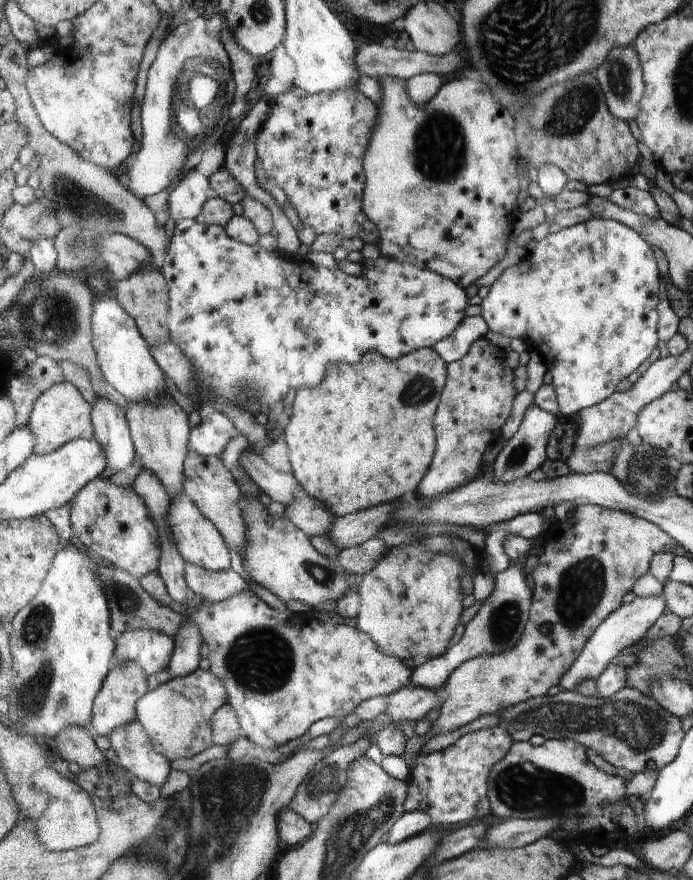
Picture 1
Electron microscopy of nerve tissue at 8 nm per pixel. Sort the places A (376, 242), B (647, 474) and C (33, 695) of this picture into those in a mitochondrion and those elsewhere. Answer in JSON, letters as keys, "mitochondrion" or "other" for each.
{"A":"other","B":"mitochondrion","C":"mitochondrion"}

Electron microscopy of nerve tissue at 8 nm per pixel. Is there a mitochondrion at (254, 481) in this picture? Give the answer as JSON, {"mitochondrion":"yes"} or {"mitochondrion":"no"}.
{"mitochondrion":"no"}

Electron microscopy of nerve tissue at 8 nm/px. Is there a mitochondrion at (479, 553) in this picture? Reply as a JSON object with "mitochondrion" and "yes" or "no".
{"mitochondrion":"no"}

